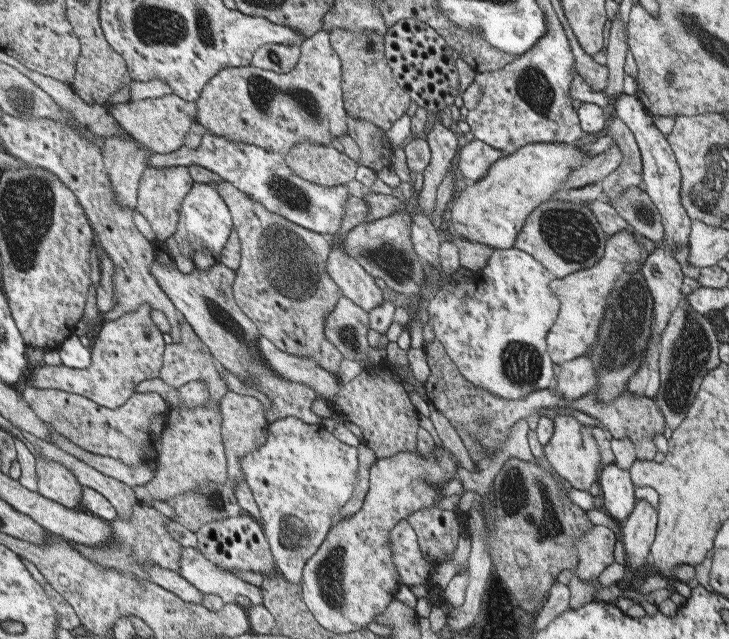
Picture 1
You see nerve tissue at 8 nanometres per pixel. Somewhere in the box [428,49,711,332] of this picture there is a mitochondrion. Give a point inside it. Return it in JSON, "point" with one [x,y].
{"point":[568,233]}

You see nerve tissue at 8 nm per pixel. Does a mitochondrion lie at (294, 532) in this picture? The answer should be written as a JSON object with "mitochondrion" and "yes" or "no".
{"mitochondrion":"yes"}

